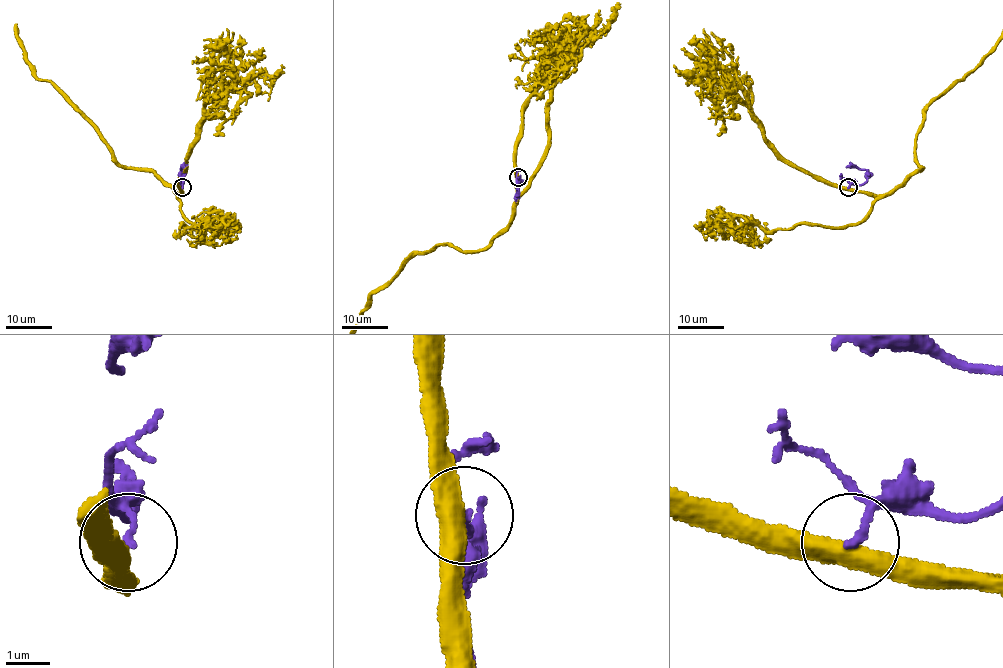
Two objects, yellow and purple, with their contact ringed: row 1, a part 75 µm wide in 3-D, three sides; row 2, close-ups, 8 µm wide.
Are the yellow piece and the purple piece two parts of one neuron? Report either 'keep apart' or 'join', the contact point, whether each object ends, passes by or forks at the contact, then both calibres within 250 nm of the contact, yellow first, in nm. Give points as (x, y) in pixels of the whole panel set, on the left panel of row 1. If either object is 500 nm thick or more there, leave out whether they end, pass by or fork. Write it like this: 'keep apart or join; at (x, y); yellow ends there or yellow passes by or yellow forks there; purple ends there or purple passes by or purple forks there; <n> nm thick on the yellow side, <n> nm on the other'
keep apart; at (182, 187); yellow passes by; purple ends there; 460 nm thick on the yellow side, 180 nm on the other

